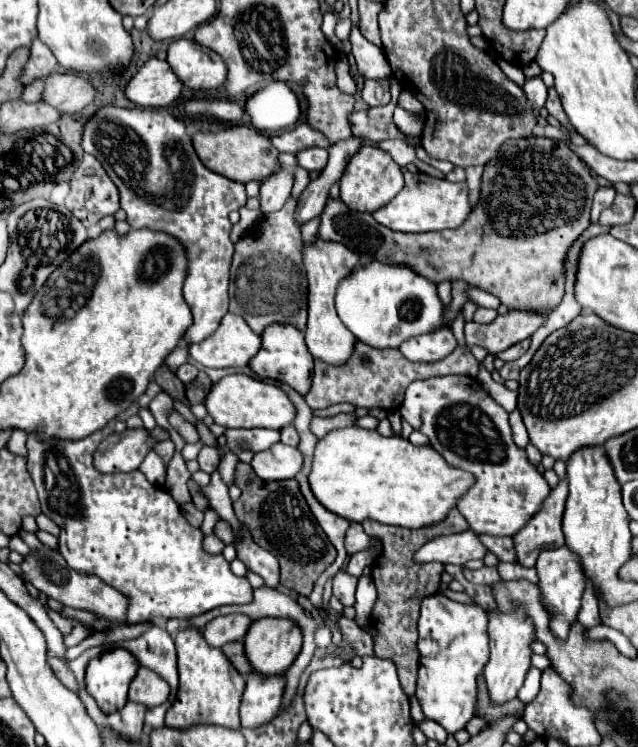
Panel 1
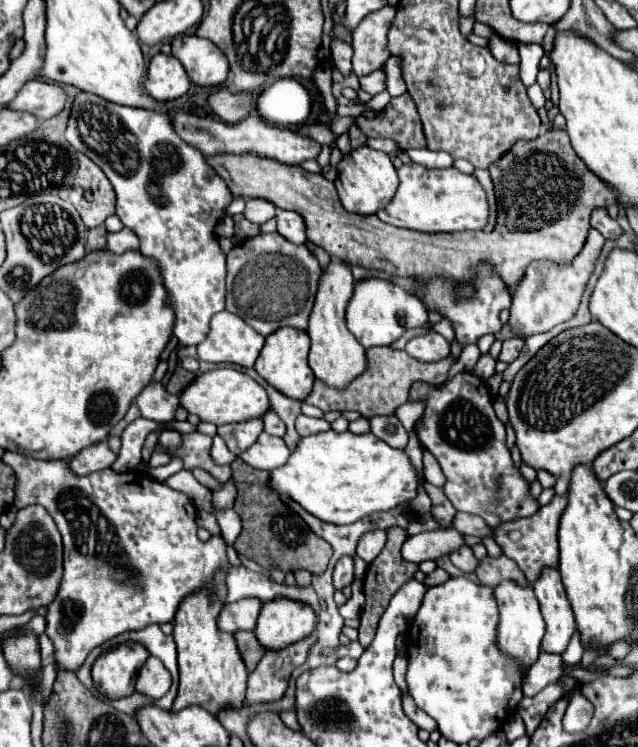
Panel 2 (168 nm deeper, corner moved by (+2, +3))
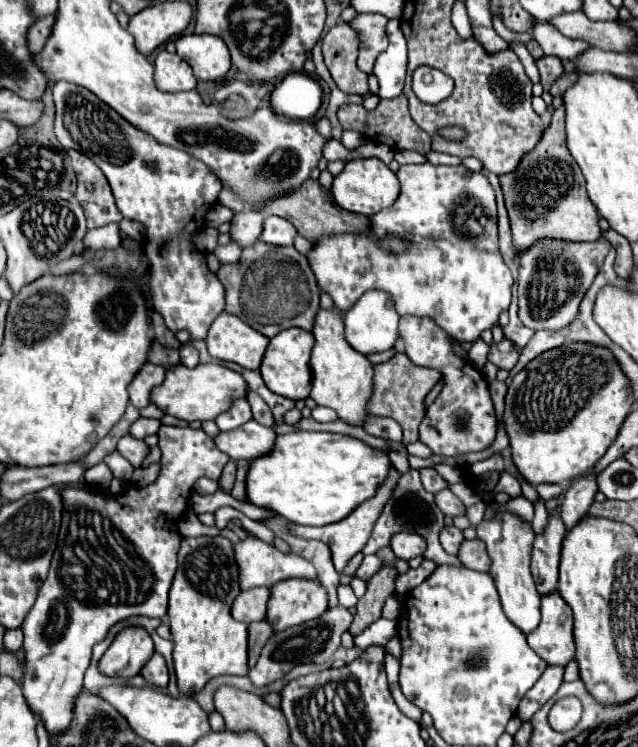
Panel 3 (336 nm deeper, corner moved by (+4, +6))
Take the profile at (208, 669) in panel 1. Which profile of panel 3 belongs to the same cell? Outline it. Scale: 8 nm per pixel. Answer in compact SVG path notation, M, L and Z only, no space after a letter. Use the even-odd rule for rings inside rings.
M186 537L180 547L178 571L172 581L170 589L170 605L168 605L168 625L174 641L174 669L178 677L178 689L184 697L194 697L204 689L204 685L220 675L248 675L248 659L246 659L246 645L248 645L248 625L238 623L230 615L230 605L238 597L238 569L232 557L232 543L218 537Z

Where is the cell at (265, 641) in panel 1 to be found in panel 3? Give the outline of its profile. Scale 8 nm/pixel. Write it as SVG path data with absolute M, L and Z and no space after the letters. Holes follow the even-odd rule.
M288 579L270 591L266 623L274 633L308 623L328 609L328 597L318 581Z

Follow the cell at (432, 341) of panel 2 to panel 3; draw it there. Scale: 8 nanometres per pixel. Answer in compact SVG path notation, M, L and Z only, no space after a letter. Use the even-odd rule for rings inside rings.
M402 317L400 337L406 343L406 355L422 367L434 367L444 375L444 389L428 407L420 423L420 441L442 457L458 457L484 451L496 439L496 413L490 399L484 375L472 363L458 359L450 349L450 335L444 333L432 319Z

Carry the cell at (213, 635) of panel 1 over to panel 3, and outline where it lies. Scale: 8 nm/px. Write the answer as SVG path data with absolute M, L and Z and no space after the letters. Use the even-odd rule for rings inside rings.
M264 587L242 591L232 603L232 617L242 623L262 621L266 615L268 597L270 597L270 589L264 589Z

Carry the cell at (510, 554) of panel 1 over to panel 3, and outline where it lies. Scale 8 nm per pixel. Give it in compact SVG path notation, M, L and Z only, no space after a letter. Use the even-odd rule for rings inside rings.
M444 489L444 491L440 491L438 495L436 495L436 505L440 507L440 511L444 513L444 515L448 515L448 517L460 517L460 515L466 515L466 507L464 507L464 503L456 497L456 495L452 495L452 491L450 489Z

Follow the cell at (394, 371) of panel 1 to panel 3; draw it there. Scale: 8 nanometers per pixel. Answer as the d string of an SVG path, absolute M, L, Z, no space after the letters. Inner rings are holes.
M396 353L392 359L386 363L374 365L374 383L372 383L372 397L368 399L368 413L372 415L382 415L382 417L392 417L400 423L404 429L404 445L418 441L418 427L420 421L424 419L424 397L426 393L436 385L440 379L440 373L430 367L418 367L414 365L406 353Z

